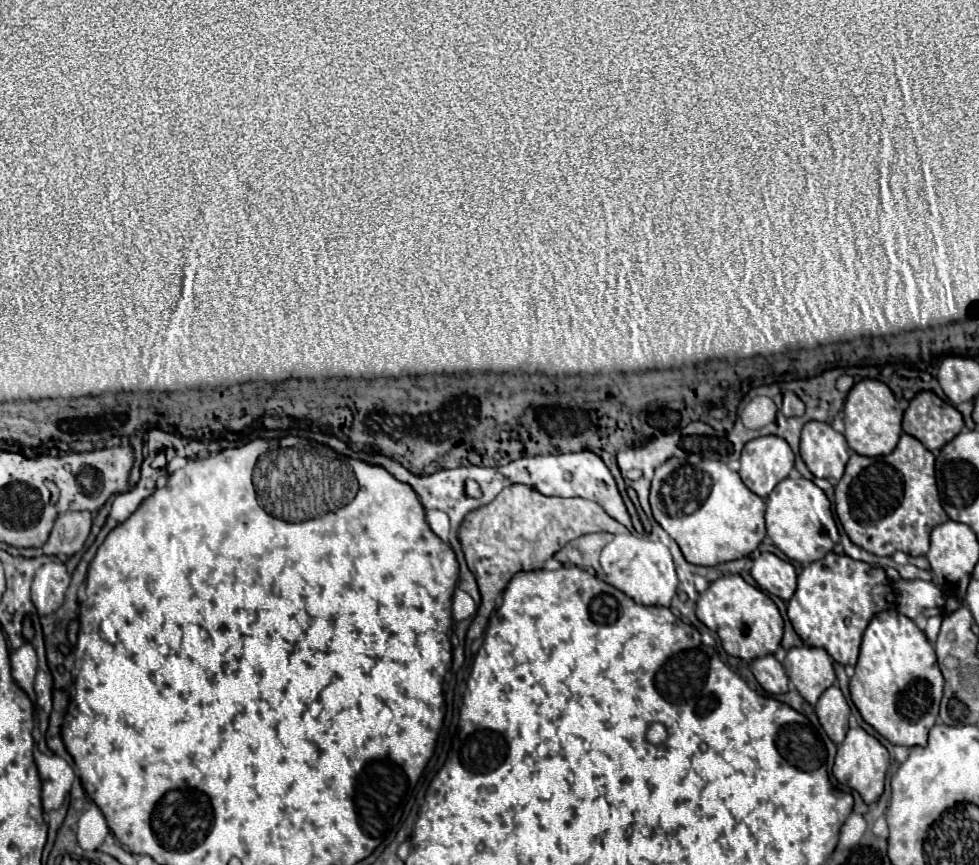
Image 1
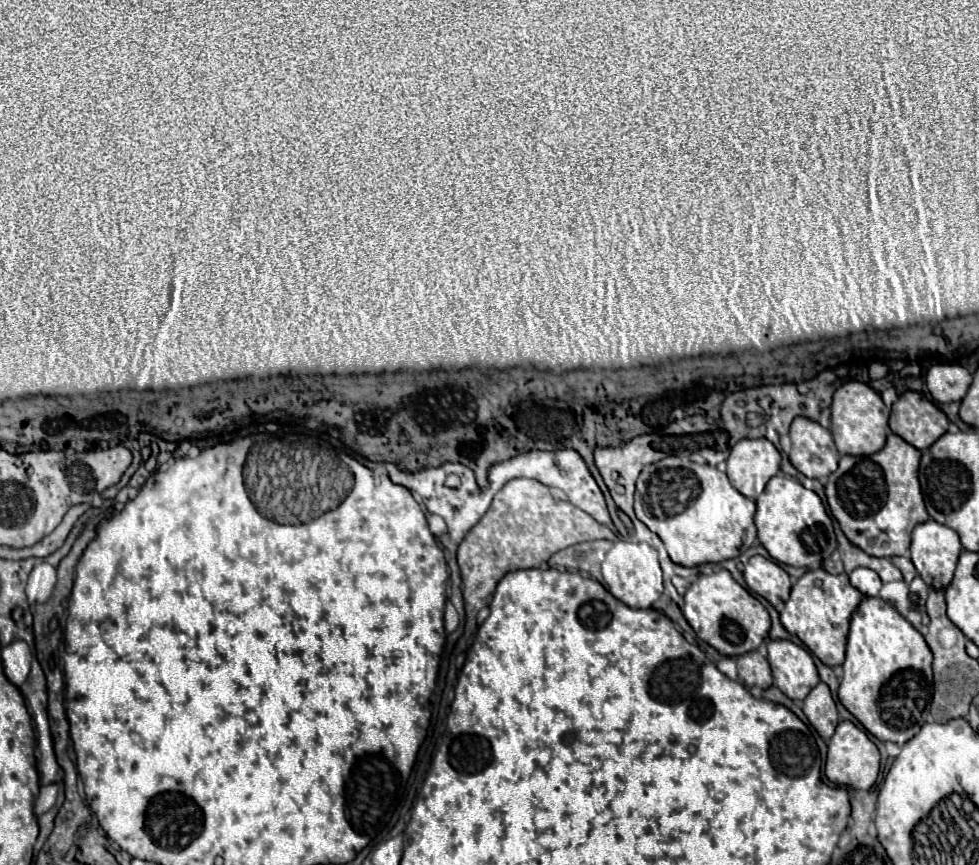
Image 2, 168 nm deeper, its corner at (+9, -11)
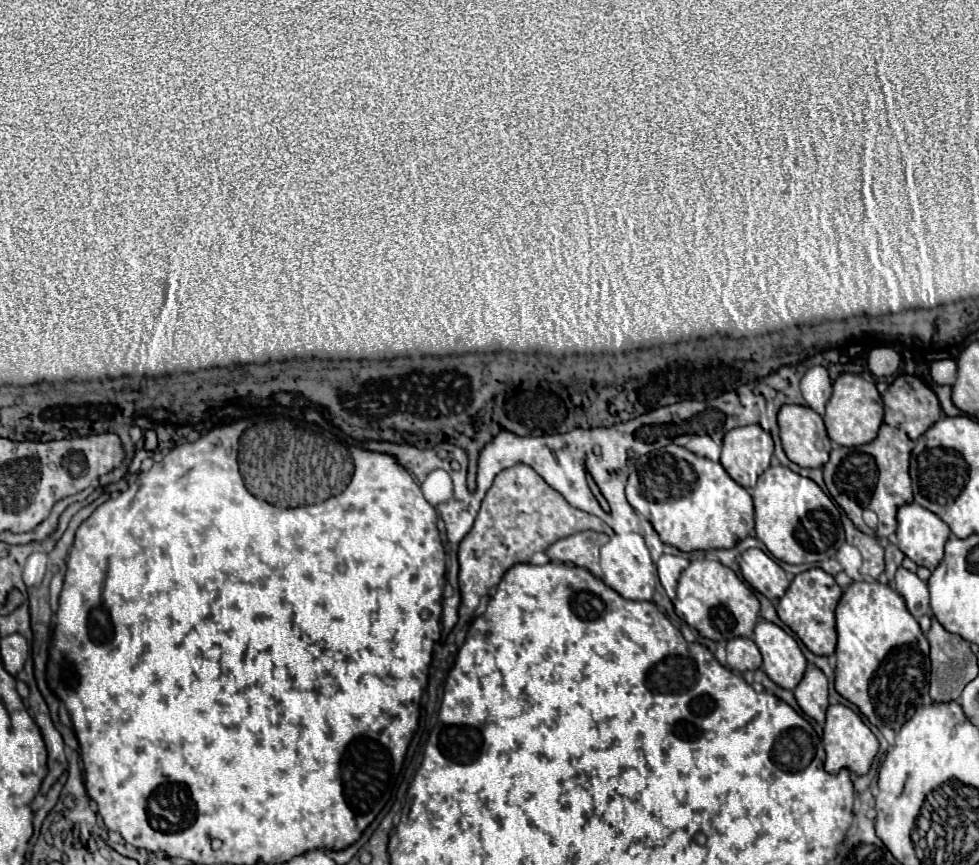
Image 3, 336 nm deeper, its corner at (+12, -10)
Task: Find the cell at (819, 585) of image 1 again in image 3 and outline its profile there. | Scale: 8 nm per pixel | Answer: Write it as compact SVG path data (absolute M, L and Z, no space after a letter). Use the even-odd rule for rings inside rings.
M810 568L798 576L794 576L790 588L780 598L778 616L780 620L804 642L804 646L818 656L830 656L836 650L836 606L842 598L844 590L836 584L834 576L824 572L822 568Z

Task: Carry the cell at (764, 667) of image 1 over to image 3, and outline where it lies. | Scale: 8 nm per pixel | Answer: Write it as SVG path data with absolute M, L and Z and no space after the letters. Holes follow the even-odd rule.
M736 638L726 646L728 668L744 674L746 670L758 670L762 666L762 654L752 638Z

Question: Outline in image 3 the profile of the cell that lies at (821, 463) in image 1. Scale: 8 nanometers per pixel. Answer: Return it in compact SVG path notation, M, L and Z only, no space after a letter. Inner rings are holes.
M782 406L778 412L780 438L786 456L802 468L822 468L832 450L822 418L806 406Z

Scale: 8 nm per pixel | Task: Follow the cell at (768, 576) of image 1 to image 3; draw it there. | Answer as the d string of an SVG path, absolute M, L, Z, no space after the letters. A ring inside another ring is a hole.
M750 548L740 558L740 572L744 580L764 594L768 600L782 598L788 588L788 576L786 572L760 548Z

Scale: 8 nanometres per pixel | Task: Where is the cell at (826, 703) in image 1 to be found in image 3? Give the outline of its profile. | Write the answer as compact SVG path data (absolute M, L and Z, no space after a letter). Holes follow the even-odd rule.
M806 670L802 682L794 690L794 696L806 716L816 720L818 724L824 724L828 708L828 680L822 670Z

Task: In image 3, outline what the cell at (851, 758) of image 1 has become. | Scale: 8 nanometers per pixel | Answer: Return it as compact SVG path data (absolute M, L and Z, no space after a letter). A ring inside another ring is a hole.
M842 704L828 706L822 742L824 742L824 750L826 750L824 770L828 774L838 774L842 768L846 768L846 770L854 772L856 776L864 776L864 774L868 774L872 760L878 752L878 740L872 734L872 730L860 720L860 716L856 712L852 712L848 706L842 706Z

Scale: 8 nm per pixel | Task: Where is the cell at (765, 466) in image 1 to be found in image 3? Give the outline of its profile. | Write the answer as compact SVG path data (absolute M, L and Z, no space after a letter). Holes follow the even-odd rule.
M760 426L734 428L724 436L720 464L744 488L756 486L758 476L770 466L774 442Z

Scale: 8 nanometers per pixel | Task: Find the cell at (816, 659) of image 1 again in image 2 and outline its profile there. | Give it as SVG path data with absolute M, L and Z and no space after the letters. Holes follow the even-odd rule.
M771 639L767 643L767 659L773 683L793 701L803 701L811 687L819 683L817 667L809 651L787 639Z

